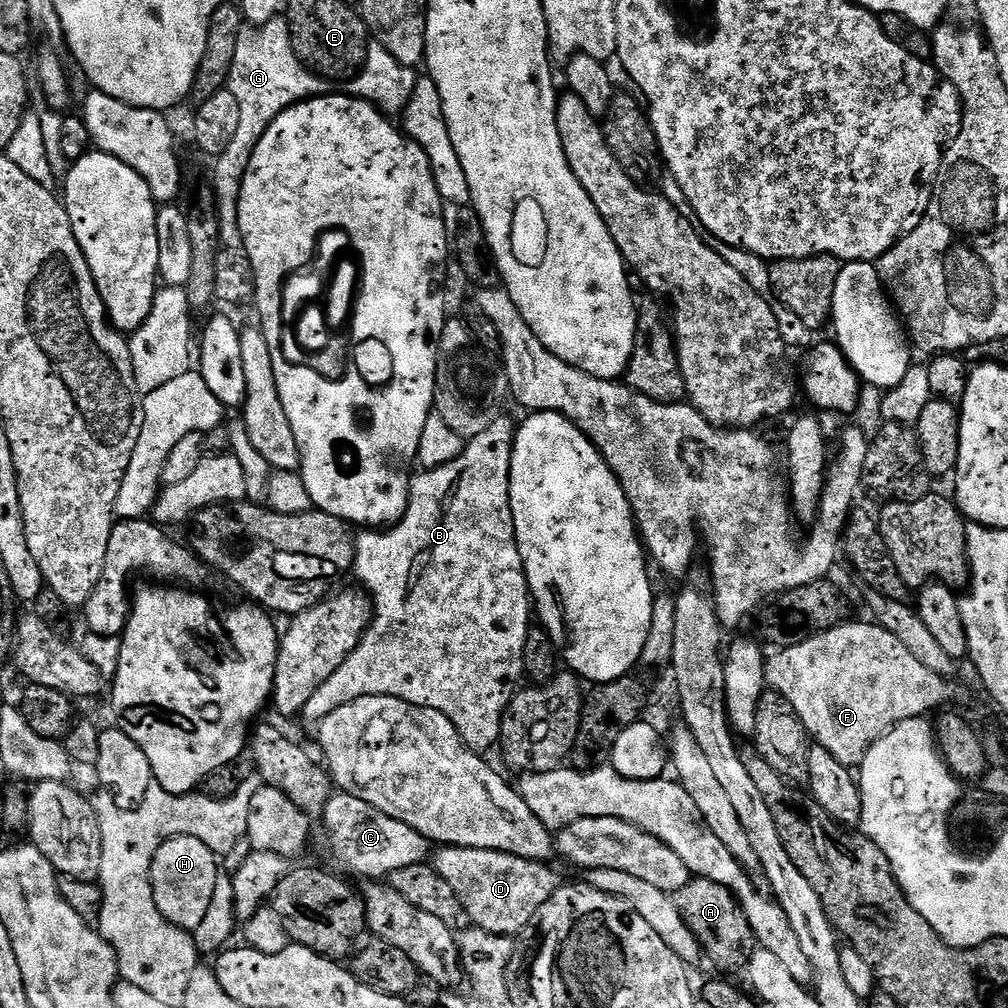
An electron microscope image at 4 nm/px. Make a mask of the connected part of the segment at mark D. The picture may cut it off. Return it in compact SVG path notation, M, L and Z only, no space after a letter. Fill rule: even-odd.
M444 846L437 852L440 853L434 862L435 872L450 886L460 901L465 917L475 927L490 934L512 938L523 932L536 911L562 884L555 870L547 868L540 860L527 860L514 854L481 848Z

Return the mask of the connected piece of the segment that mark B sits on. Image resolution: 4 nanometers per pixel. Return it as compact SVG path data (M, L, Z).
M498 418L490 426L486 426L486 430L482 430L476 436L473 436L464 445L464 451L460 453L458 458L454 458L450 462L446 462L442 466L437 468L429 468L427 470L420 470L411 477L408 486L408 505L404 511L404 517L395 524L395 526L389 527L388 530L392 534L392 556L388 556L388 560L384 560L384 564L380 564L380 560L376 560L376 564L366 566L362 568L362 575L364 575L363 587L370 593L372 603L374 605L374 611L372 613L372 622L368 627L367 632L364 633L360 640L360 644L352 653L346 658L344 662L331 674L330 678L326 679L326 682L322 682L318 690L314 692L314 696L310 698L305 704L304 711L302 713L303 719L313 720L313 722L319 722L325 719L330 713L338 708L338 706L346 706L346 702L355 703L358 698L363 696L379 696L381 694L385 696L399 696L401 698L410 698L413 704L423 704L430 706L434 710L438 710L442 714L446 714L446 718L450 718L450 722L454 724L458 730L458 734L464 740L466 747L472 749L473 752L481 754L487 753L487 748L495 749L500 739L500 723L504 717L504 711L506 706L512 701L512 697L516 695L518 691L518 685L521 683L524 676L524 667L522 666L522 650L526 646L526 638L528 637L528 629L530 627L530 621L528 621L528 612L530 616L530 593L528 591L528 579L524 573L524 563L520 557L520 551L516 545L516 535L514 534L514 518L512 517L512 511L510 510L510 462L512 461L512 442L514 439L514 424L510 421L504 420L505 418Z

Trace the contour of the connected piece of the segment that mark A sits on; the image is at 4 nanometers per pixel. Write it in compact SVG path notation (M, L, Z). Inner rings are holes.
M699 878L689 879L686 886L682 886L674 893L678 910L686 926L694 933L700 943L700 951L716 964L717 973L736 972L747 969L748 959L752 956L752 949L757 947L756 936L750 930L748 919L736 902L736 897L726 886L718 886L718 882L710 882Z

